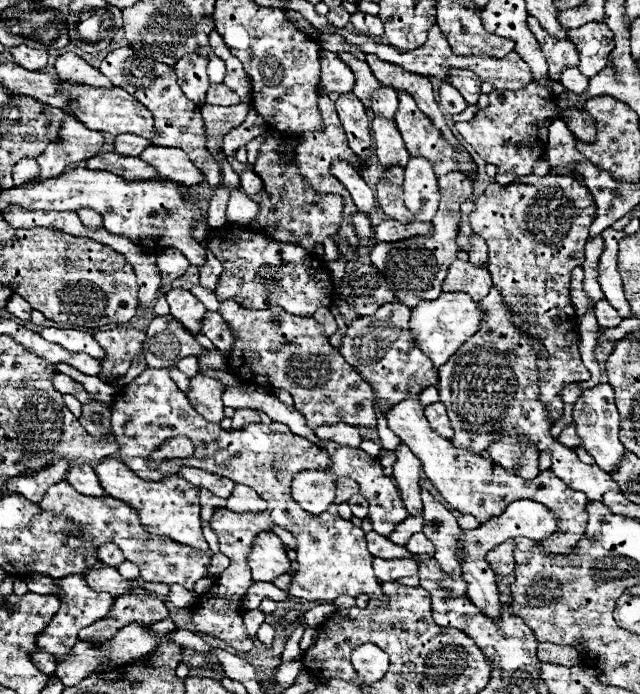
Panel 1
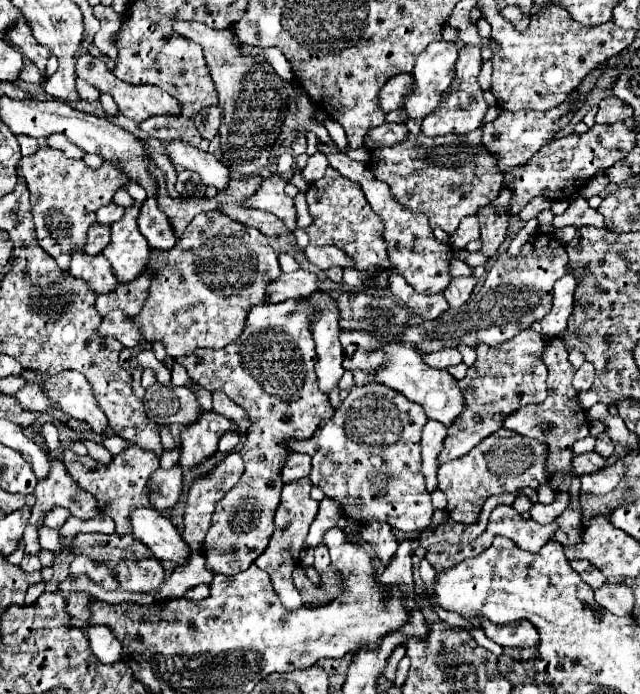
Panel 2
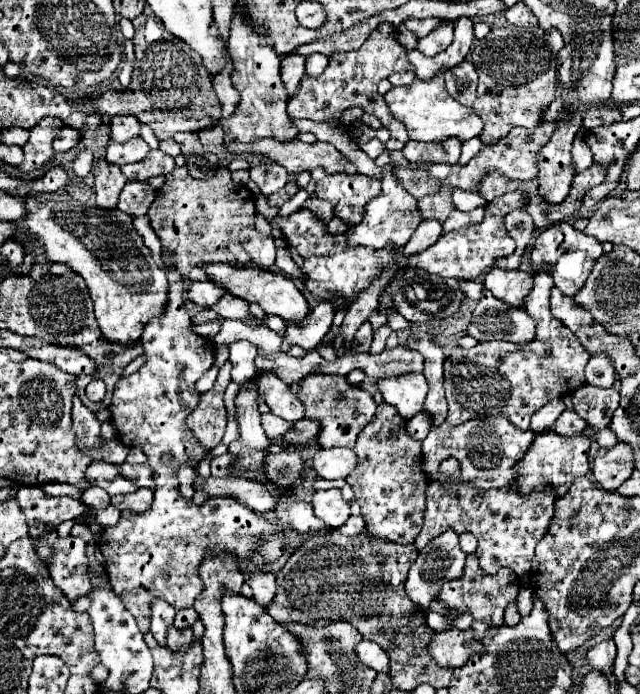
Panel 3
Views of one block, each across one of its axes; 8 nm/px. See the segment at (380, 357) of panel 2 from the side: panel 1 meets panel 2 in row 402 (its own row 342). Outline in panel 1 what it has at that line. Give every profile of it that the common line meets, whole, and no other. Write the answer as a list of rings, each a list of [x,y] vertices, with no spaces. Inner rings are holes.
[[[442,292],[440,298],[422,302],[412,310],[410,330],[416,336],[416,344],[430,356],[436,368],[446,364],[446,360],[470,338],[480,330],[480,322],[484,320],[484,310],[478,306],[476,300],[466,296],[466,292]]]

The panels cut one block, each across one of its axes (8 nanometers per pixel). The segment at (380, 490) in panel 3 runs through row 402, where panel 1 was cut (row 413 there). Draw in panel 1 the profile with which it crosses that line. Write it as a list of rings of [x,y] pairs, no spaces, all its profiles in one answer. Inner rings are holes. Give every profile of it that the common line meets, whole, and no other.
[[[402,302],[382,304],[374,316],[360,316],[352,320],[340,346],[344,360],[356,368],[376,392],[376,402],[382,414],[386,414],[394,404],[406,400],[408,394],[420,394],[424,388],[438,384],[438,370],[434,368],[432,360],[414,344],[408,322],[410,308],[406,308]]]

